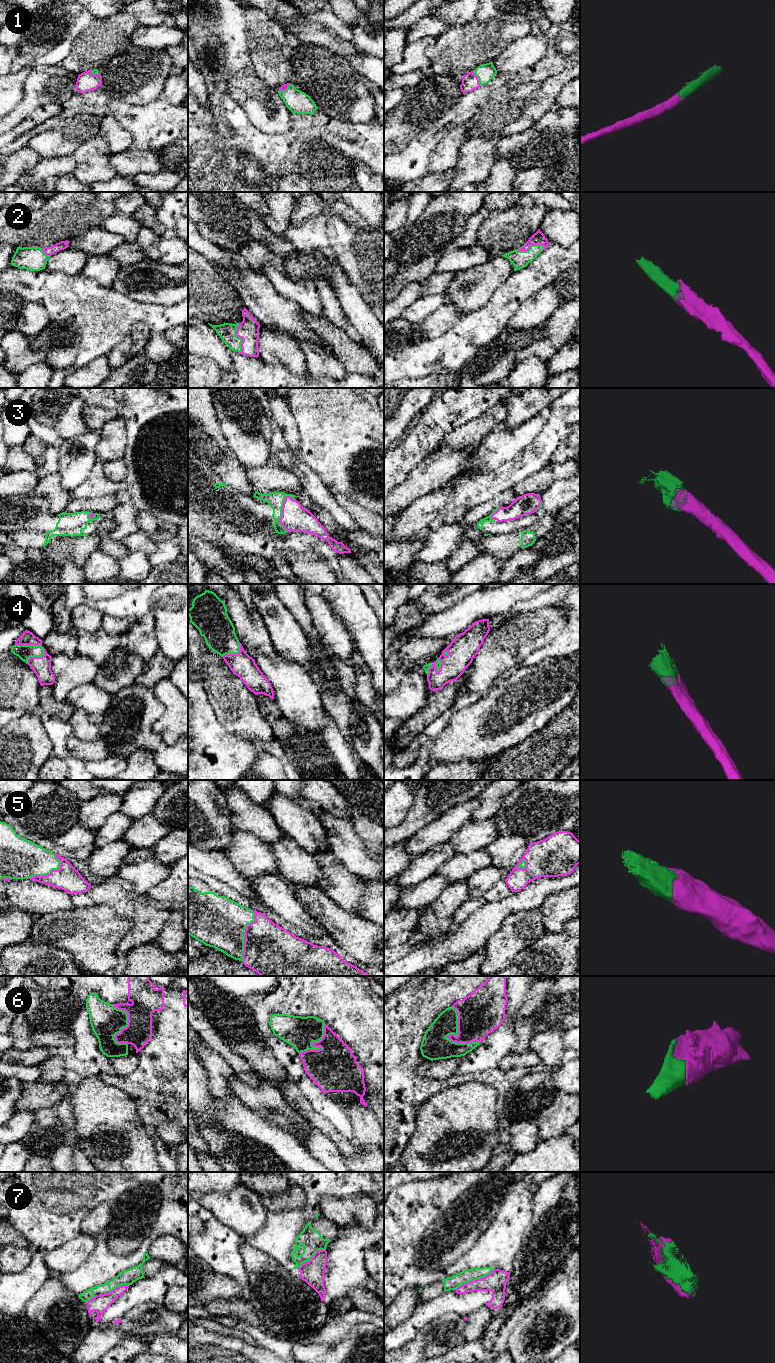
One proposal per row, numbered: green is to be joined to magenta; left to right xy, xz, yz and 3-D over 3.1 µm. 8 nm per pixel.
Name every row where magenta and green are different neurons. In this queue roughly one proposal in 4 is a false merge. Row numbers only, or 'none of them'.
7

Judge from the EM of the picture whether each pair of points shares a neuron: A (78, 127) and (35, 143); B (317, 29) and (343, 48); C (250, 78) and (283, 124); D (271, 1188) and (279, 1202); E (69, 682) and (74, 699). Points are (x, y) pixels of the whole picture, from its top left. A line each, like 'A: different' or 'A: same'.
A: same
B: same
C: same
D: different
E: different

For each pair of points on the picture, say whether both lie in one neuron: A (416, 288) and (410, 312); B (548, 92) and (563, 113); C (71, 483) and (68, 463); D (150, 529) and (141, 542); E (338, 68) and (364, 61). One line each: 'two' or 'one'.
A: two
B: two
C: one
D: two
E: two

